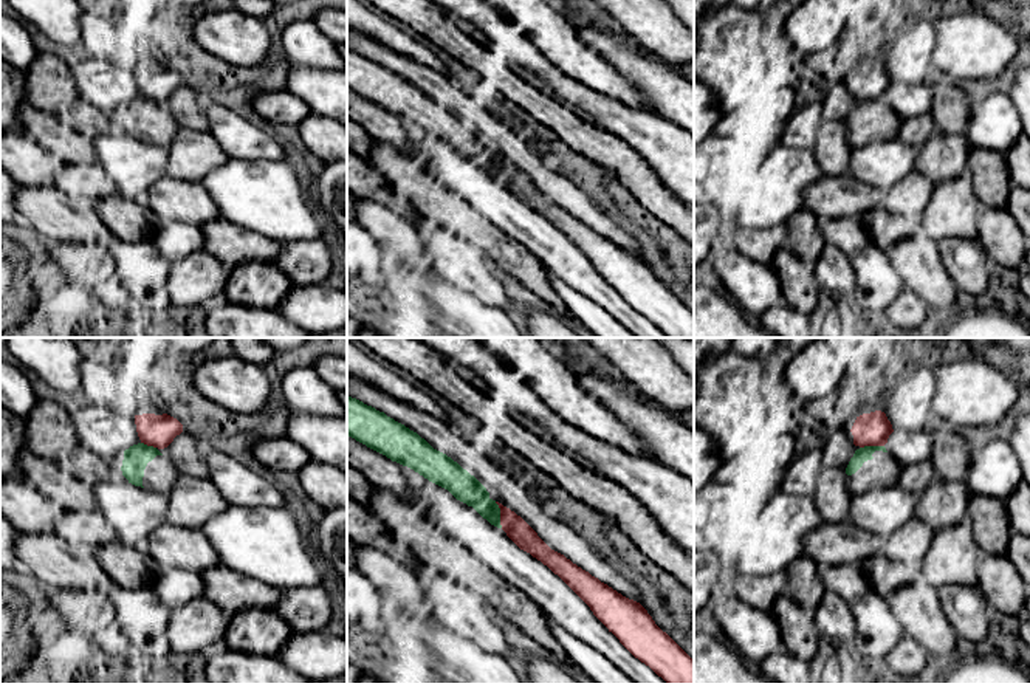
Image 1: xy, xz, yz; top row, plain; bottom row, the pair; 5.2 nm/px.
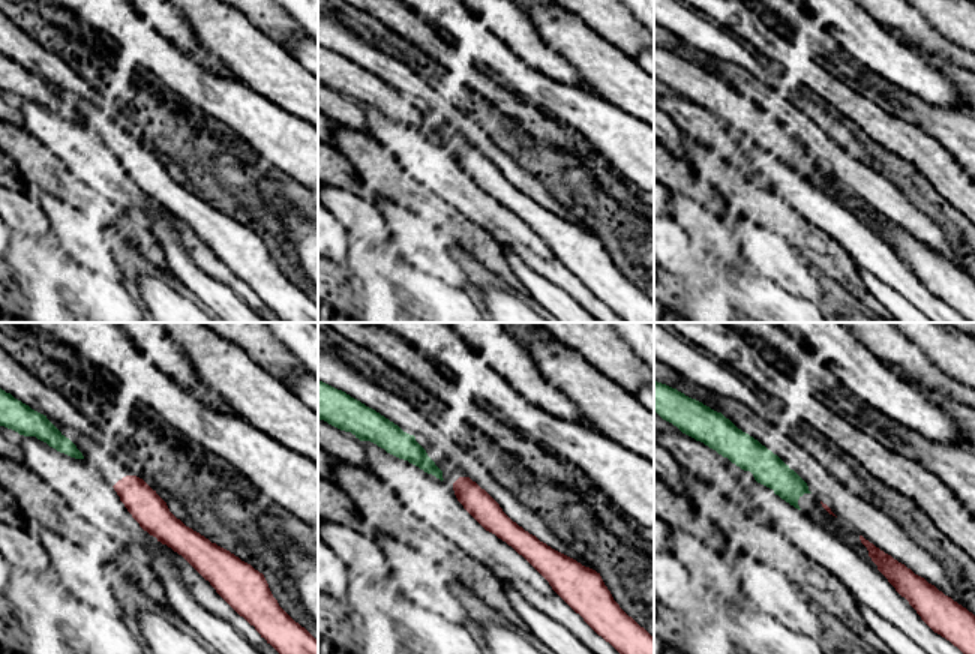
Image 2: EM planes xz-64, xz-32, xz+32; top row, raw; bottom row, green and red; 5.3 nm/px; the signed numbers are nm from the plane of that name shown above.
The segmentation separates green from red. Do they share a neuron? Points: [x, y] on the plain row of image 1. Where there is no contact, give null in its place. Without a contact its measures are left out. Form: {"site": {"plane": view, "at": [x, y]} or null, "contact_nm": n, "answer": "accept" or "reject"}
{"site": {"plane": "xz", "at": [499, 168]}, "contact_nm": 140, "answer": "reject"}

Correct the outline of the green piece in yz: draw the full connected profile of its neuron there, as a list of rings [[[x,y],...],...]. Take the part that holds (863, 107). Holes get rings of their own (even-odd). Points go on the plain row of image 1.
[[[884,99],[860,101],[846,121],[847,142],[852,147],[863,147],[877,141],[895,139],[901,121]]]

